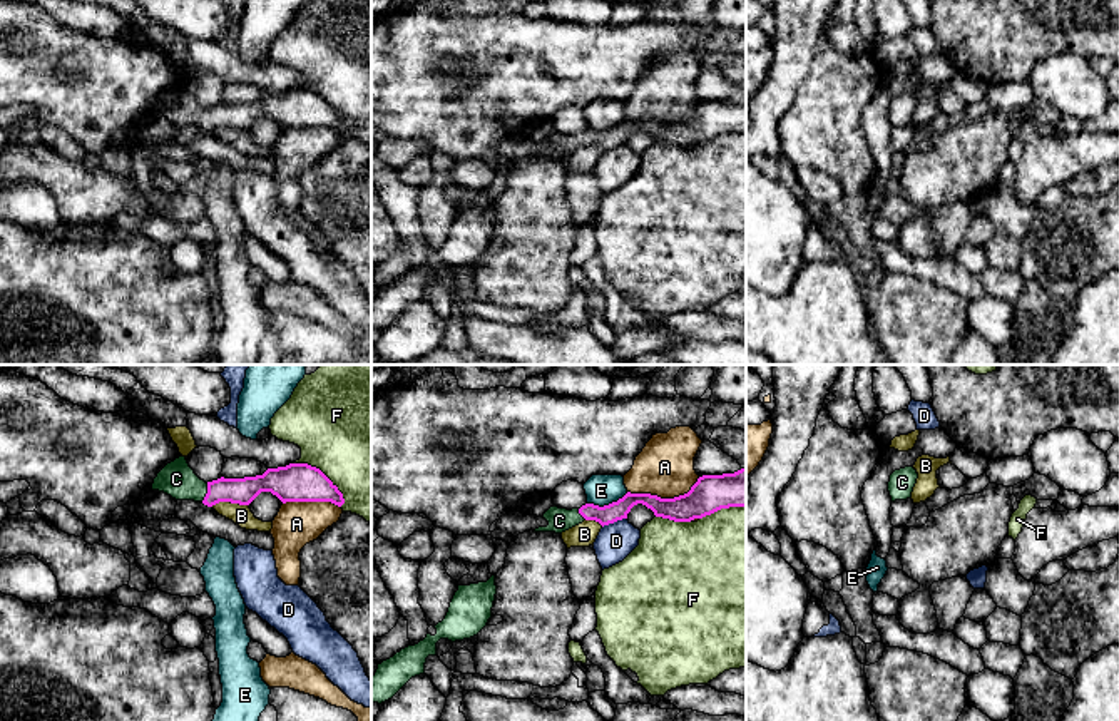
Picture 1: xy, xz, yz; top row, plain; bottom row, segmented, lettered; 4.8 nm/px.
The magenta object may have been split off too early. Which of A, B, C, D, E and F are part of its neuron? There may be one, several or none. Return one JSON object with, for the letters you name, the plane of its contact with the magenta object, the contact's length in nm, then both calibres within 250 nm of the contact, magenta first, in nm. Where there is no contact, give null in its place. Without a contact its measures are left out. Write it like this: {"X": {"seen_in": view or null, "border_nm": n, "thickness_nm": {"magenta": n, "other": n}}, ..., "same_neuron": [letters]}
{"C": {"seen_in": "xy", "border_nm": 90, "thickness_nm": {"magenta": 130, "other": 170}}, "same_neuron": ["C"]}

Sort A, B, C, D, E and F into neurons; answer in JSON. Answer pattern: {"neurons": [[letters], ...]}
{"neurons": [["A"], ["B"], ["C"], ["D"], ["E"], ["F"]]}

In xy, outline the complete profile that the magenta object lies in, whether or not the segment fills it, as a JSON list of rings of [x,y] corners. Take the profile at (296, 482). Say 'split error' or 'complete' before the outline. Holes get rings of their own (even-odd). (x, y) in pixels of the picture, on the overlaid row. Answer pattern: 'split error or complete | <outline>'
split error | [[[186,457],[167,463],[154,478],[152,490],[164,492],[176,500],[194,500],[212,507],[219,502],[249,505],[261,492],[271,492],[286,502],[331,502],[345,504],[338,487],[316,467],[289,463],[268,468],[263,475],[244,478],[201,480]]]

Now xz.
split error | [[[746,467],[734,473],[703,475],[687,493],[674,499],[627,492],[617,502],[604,507],[585,504],[580,509],[567,510],[554,505],[542,515],[549,525],[534,532],[562,534],[584,520],[595,520],[604,527],[627,519],[631,509],[637,504],[651,509],[656,517],[674,522],[691,522],[721,509],[746,507]]]

